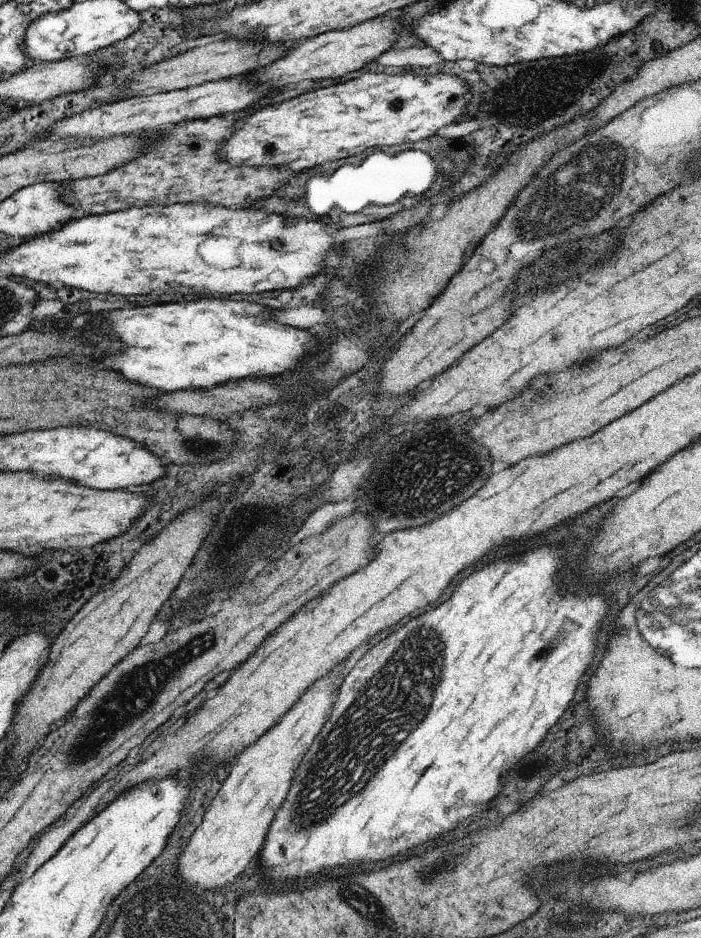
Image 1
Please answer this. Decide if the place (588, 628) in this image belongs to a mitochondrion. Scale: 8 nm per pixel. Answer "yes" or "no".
no

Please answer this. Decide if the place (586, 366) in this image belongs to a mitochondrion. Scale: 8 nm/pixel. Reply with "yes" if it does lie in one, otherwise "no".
yes

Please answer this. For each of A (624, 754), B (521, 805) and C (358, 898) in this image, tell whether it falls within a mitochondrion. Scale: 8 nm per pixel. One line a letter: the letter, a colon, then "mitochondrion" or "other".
A: other
B: other
C: mitochondrion

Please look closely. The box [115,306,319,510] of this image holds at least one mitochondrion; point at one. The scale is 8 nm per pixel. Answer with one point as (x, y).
(209, 449)

